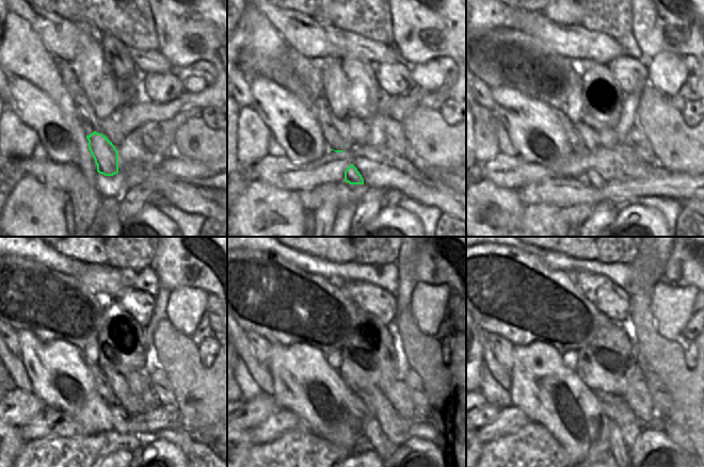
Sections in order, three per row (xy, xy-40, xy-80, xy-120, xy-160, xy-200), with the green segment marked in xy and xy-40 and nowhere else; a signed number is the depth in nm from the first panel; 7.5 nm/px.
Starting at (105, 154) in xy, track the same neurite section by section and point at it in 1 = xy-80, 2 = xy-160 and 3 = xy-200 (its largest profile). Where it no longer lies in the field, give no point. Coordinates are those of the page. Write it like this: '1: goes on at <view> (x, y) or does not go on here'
1: goes on at xy-80 (592, 177)
2: goes on at xy-160 (372, 432)
3: goes on at xy-200 (618, 448)

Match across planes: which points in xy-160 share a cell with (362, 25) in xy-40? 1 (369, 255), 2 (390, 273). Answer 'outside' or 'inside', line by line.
1: inside
2: outside

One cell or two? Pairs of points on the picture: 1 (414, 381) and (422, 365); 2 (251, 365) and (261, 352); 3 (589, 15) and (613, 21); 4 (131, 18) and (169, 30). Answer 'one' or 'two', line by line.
1: two
2: two
3: one
4: two

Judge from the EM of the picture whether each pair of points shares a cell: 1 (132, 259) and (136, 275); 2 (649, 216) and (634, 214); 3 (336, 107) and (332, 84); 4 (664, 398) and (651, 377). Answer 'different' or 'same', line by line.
1: different
2: same
3: same
4: same

